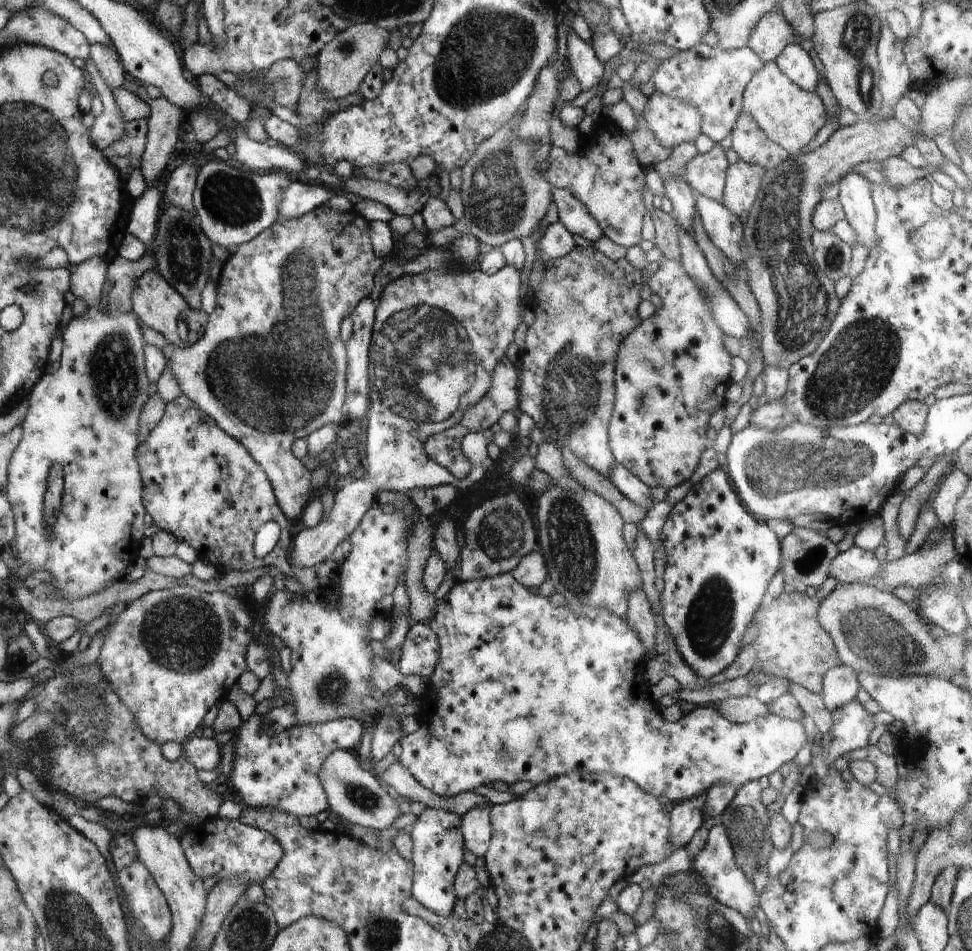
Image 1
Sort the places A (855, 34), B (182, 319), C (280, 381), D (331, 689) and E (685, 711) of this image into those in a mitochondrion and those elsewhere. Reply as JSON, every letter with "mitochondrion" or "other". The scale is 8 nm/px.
{"A":"mitochondrion","B":"other","C":"mitochondrion","D":"mitochondrion","E":"other"}

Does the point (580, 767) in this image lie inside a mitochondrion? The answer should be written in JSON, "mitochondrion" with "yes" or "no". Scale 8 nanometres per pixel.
{"mitochondrion":"no"}

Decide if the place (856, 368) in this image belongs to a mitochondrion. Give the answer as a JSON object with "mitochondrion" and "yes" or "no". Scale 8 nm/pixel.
{"mitochondrion":"yes"}

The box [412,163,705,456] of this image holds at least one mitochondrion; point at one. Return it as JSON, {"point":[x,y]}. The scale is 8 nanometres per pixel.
{"point":[570,395]}

